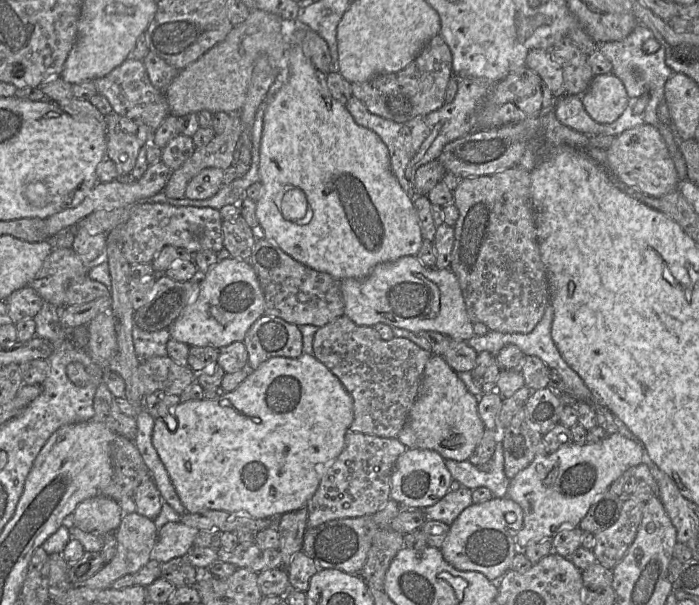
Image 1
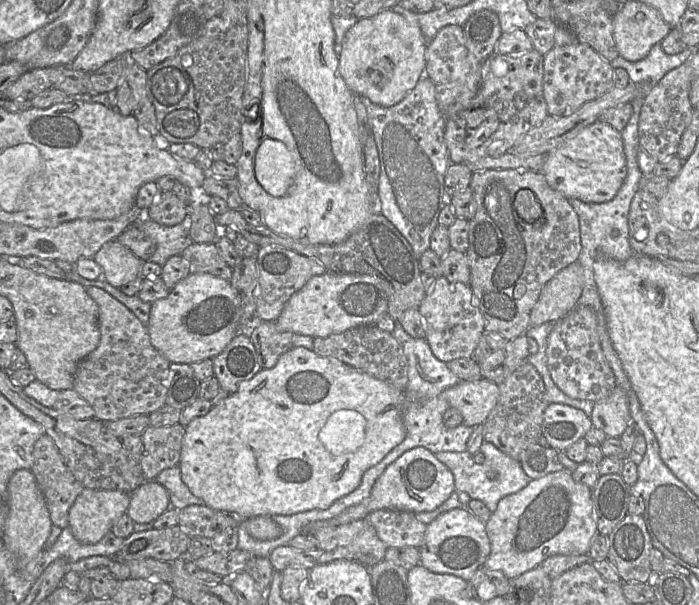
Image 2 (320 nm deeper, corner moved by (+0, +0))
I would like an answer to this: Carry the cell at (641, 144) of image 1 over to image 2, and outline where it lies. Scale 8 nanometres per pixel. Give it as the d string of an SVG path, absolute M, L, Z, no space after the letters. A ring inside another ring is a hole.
M607 123L590 124L547 153L540 171L548 185L567 199L578 199L586 203L610 201L619 191L627 174L621 132Z

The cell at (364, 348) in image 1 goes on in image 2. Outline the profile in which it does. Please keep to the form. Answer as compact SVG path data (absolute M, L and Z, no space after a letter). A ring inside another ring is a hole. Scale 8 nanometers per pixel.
M376 324L359 325L327 337L315 337L313 351L320 356L333 357L373 377L405 391L408 383L408 359L395 337Z

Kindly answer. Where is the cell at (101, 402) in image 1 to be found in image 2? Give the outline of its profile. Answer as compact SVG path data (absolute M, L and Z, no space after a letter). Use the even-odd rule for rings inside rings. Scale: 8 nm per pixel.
M179 423L145 429L140 465L146 480L154 480L162 470L179 464L184 434L185 427Z

